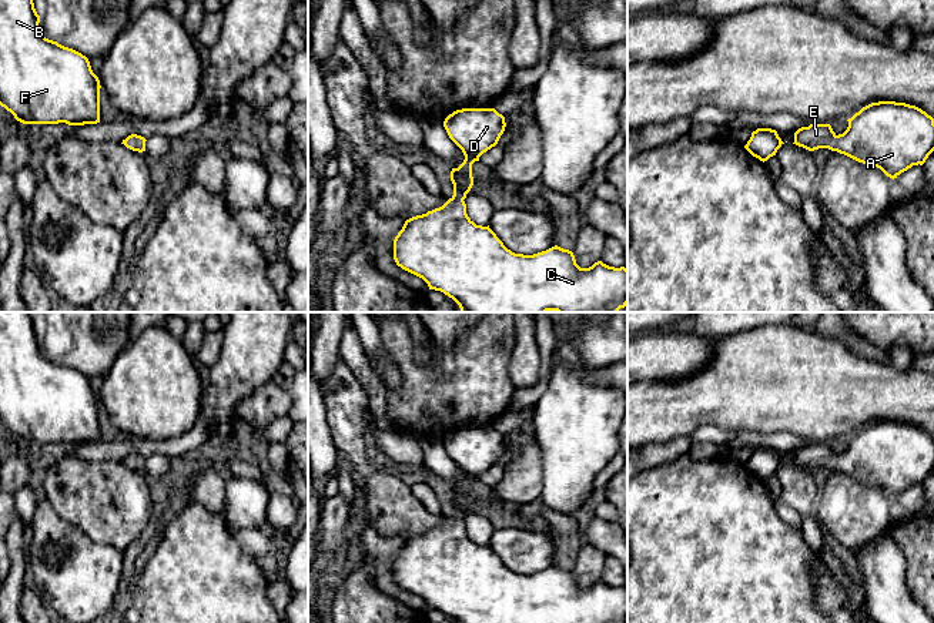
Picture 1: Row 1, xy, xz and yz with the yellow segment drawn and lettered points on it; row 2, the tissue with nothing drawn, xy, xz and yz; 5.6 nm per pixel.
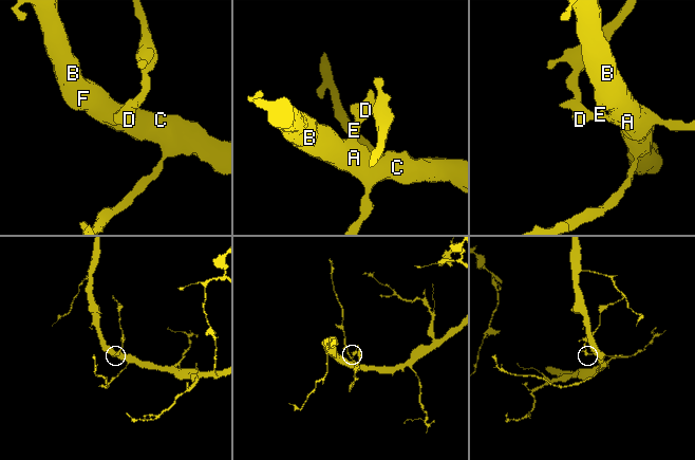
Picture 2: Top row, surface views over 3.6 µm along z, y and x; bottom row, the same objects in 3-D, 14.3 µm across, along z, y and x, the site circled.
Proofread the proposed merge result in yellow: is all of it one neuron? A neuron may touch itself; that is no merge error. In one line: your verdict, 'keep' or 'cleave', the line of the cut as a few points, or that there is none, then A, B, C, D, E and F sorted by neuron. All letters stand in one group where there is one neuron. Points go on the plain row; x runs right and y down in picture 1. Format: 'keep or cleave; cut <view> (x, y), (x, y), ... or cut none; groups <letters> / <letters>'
keep; cut none; groups A B C D E F

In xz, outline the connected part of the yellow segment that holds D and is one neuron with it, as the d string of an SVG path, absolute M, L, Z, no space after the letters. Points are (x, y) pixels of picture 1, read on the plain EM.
M462 428L449 433L443 446L465 475L463 482L451 490L453 515L442 526L405 540L394 559L394 579L398 586L422 597L429 609L443 612L456 623L627 623L625 586L615 587L597 580L589 587L580 587L573 572L558 565L533 575L515 573L503 565L489 545L476 545L468 536L463 519L473 505L472 483L498 463L506 446L502 433L495 428Z

